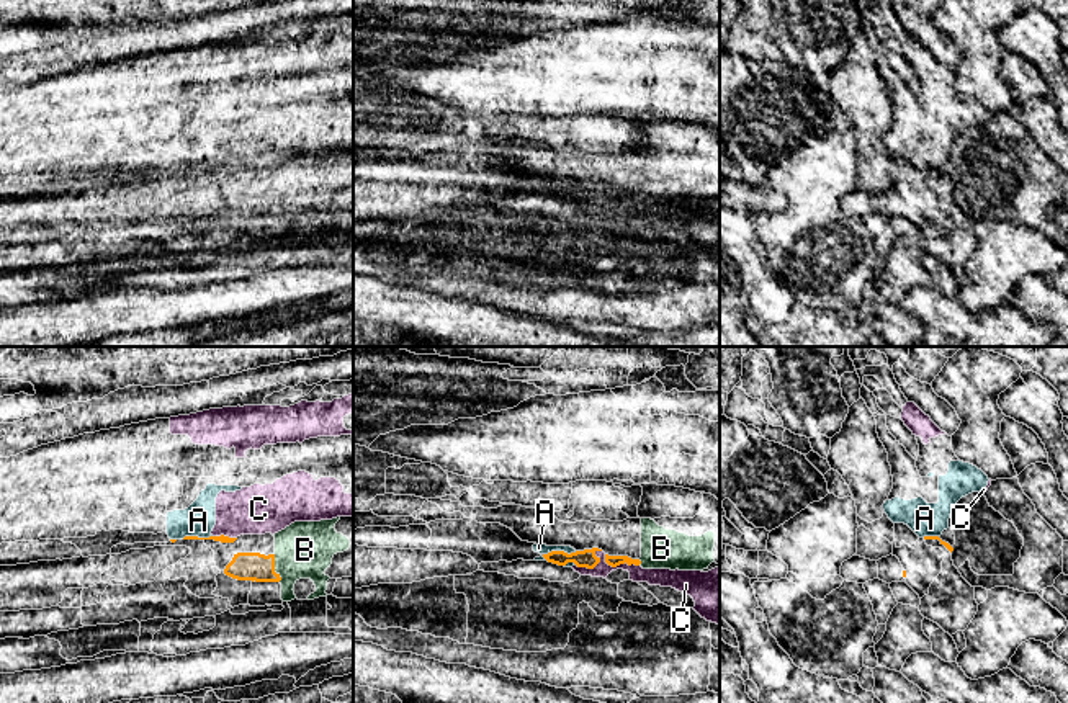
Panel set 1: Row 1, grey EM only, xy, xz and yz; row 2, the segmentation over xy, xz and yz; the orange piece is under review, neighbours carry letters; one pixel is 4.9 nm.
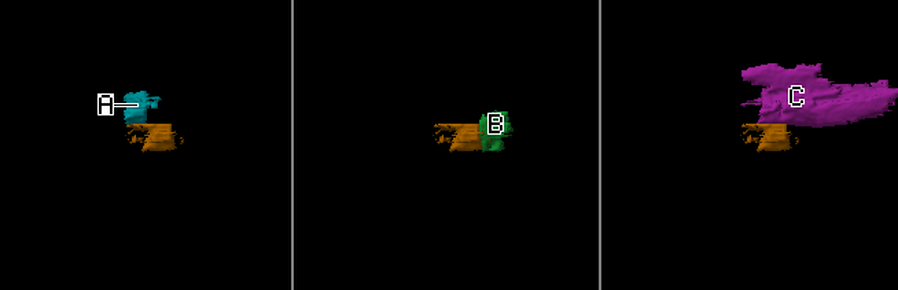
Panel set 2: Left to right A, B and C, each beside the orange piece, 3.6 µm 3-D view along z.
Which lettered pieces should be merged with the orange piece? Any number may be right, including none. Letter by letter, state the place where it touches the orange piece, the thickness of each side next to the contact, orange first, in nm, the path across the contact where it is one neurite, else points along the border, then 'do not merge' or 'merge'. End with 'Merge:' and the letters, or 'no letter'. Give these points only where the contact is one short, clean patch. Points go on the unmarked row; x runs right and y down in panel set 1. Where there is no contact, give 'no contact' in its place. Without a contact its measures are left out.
A: contact xz (558, 185); calibres 90 and 50 nm; do not merge
B: contact xy (273, 201); calibres 140 and 280 nm; merge
C: contact xz (594, 200); calibres 90 and 80 nm; border xz (601, 183), (596, 187), (599, 195), (592, 201), (576, 200); do not merge
Merge: B

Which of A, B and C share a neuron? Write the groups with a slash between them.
A C / B

